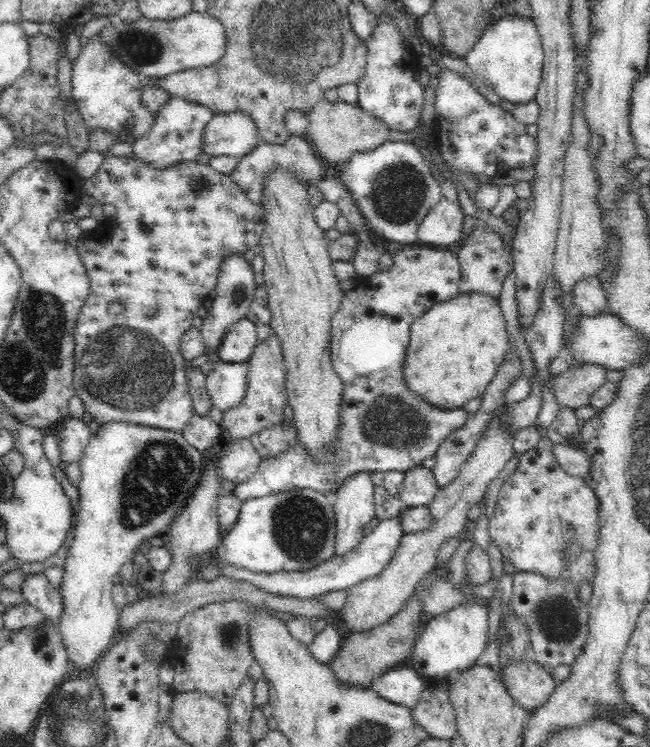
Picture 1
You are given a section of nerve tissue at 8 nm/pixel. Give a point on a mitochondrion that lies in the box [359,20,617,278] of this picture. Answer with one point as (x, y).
(399, 193)

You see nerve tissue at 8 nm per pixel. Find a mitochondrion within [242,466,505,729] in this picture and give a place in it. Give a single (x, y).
(301, 524)

